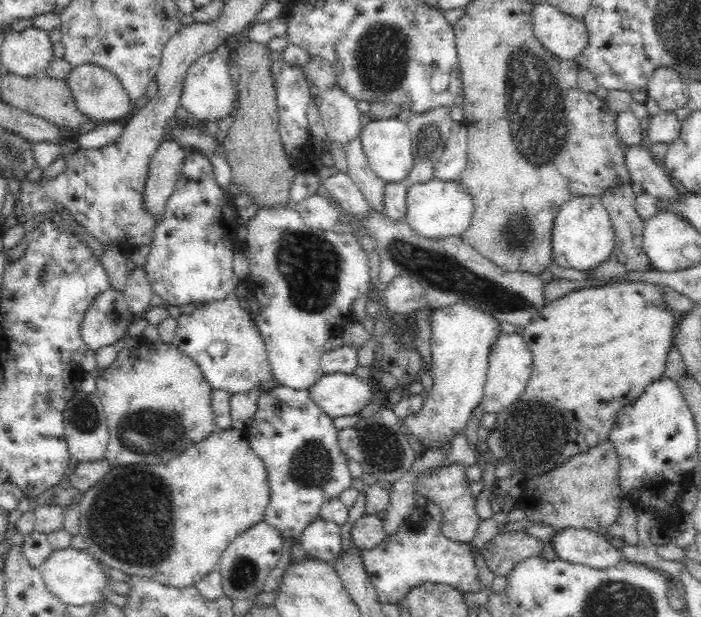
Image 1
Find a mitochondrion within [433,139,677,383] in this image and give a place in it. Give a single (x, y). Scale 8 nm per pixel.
(518, 234)

